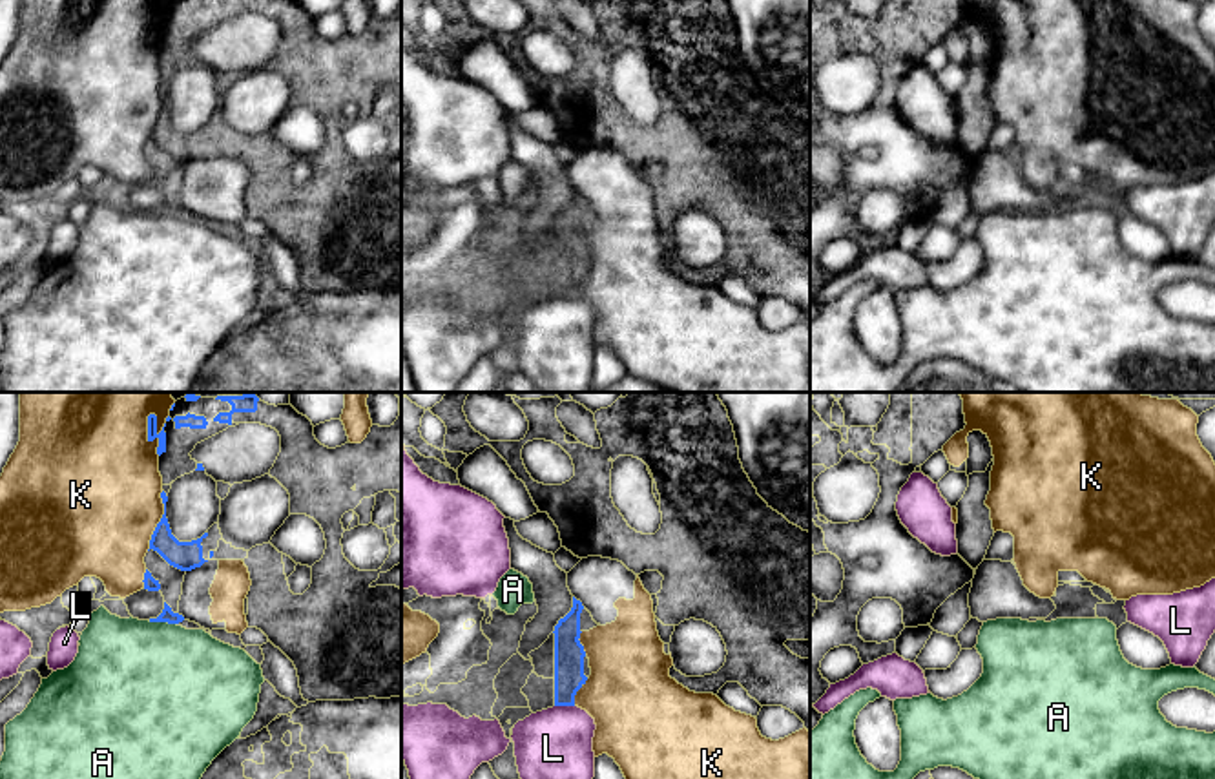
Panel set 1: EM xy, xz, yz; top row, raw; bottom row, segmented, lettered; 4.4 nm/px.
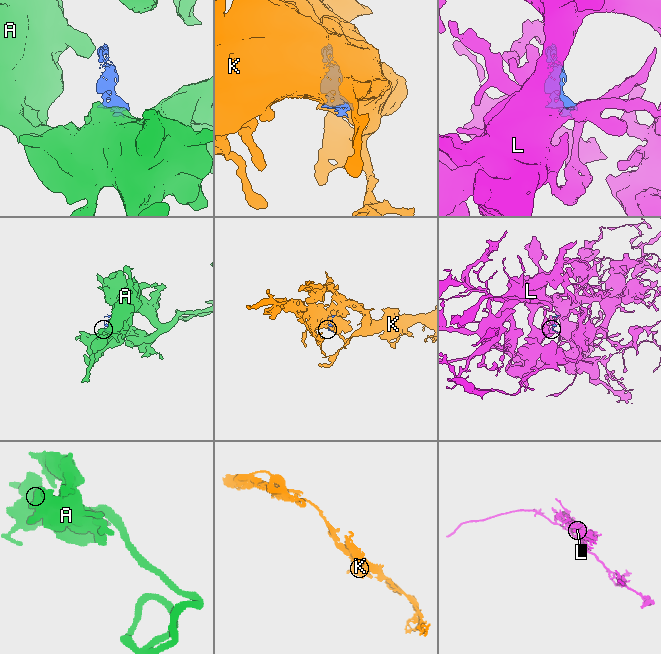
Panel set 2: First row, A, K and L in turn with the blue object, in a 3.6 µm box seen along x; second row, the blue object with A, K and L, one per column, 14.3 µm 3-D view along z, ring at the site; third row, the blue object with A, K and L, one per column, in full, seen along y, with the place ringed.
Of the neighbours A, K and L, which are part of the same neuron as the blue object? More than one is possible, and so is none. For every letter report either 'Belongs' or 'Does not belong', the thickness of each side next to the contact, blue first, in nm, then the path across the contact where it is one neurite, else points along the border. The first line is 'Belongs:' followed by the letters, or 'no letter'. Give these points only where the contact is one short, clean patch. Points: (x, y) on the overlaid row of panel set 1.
Belongs: no letter
A: Does not belong. Thickness 60 nm (blue) against 480 nm
K: Does not belong. Thickness 50 nm (blue) against 440 nm
L: Does not belong. Thickness 130 nm (blue) against 320 nm. Boundary: xz (555, 705), (573, 706)

